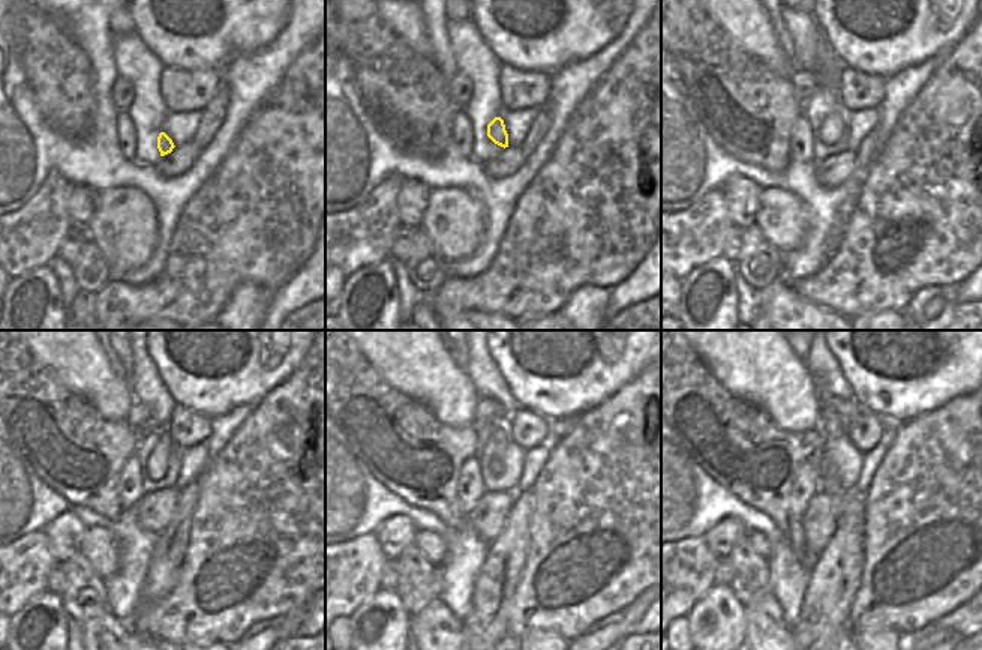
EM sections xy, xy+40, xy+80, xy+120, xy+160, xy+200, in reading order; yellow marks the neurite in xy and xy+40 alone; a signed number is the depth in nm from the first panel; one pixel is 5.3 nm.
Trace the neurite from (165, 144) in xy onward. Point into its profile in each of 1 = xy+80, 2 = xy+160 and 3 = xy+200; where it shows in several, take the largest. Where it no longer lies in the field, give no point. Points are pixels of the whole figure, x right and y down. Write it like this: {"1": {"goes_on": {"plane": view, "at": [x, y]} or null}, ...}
{"1": {"goes_on": {"plane": "xy+80", "at": [831, 126]}}, "2": {"goes_on": {"plane": "xy+160", "at": [499, 428]}}, "3": {"goes_on": {"plane": "xy+200", "at": [831, 425]}}}

